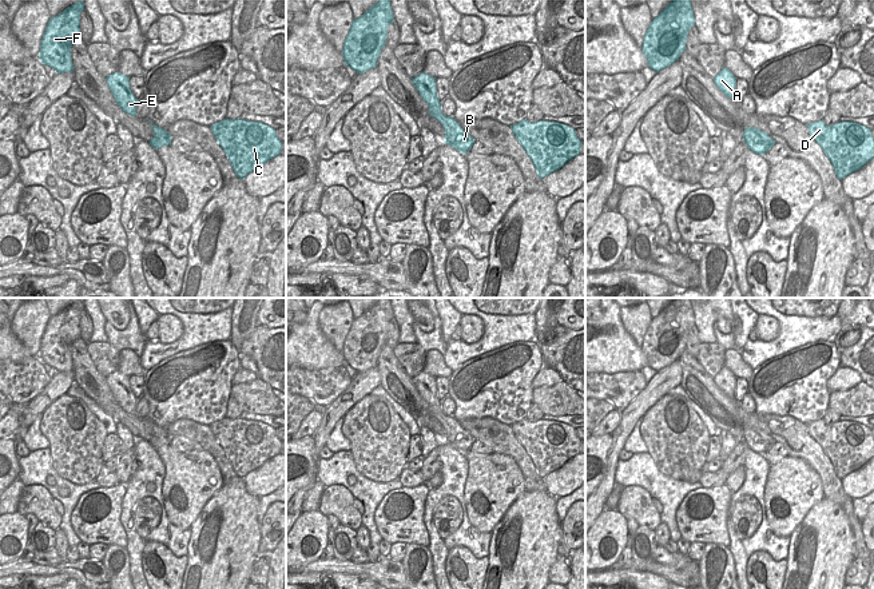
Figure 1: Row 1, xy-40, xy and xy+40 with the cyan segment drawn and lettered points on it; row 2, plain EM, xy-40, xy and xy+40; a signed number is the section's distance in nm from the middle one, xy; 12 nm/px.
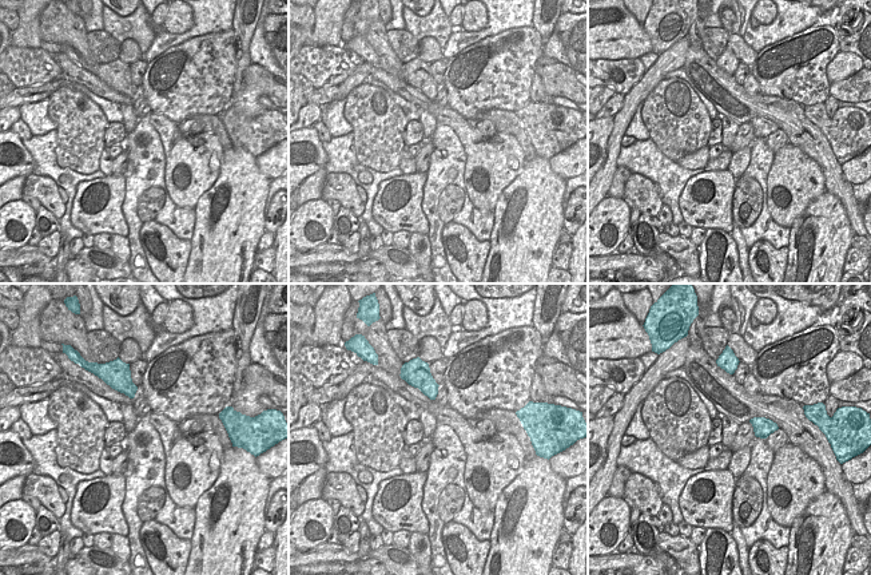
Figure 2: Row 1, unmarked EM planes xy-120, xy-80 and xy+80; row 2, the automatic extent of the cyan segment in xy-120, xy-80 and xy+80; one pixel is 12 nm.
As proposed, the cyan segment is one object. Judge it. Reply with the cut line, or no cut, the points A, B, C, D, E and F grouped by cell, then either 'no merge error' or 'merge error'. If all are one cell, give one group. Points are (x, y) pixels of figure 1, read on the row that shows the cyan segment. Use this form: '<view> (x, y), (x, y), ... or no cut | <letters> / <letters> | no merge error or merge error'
no cut | A B C D E F | no merge error

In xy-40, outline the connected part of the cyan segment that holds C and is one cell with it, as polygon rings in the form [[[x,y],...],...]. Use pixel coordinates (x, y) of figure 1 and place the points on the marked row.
[[[226,118],[214,123],[211,131],[239,179],[261,168],[282,150],[277,130],[261,122]]]

